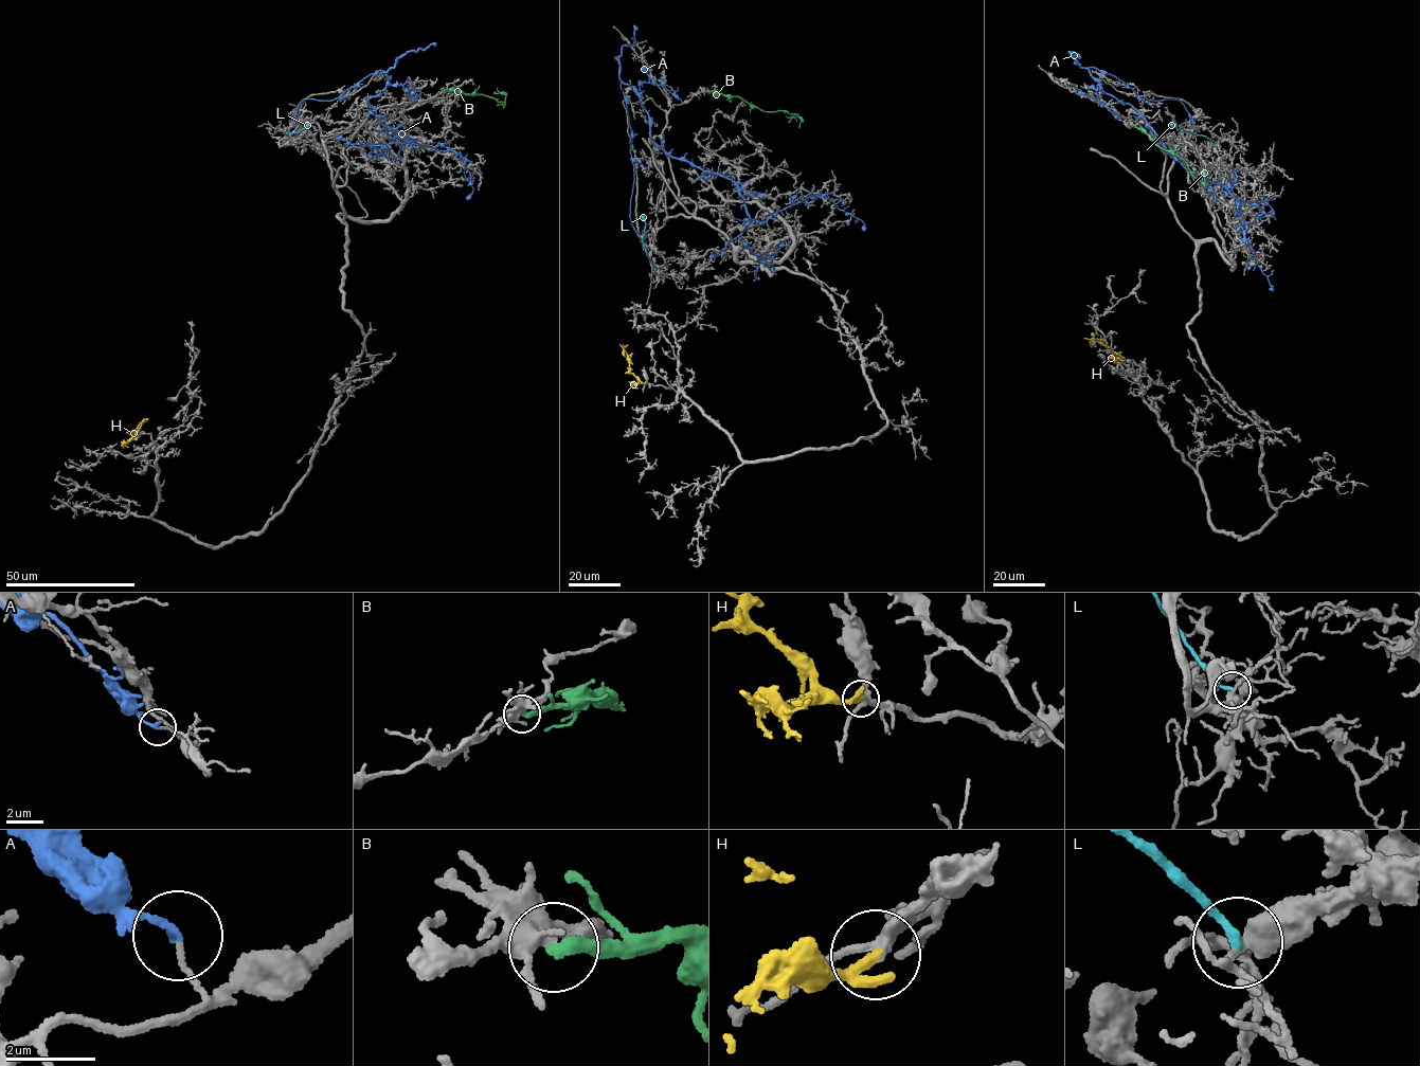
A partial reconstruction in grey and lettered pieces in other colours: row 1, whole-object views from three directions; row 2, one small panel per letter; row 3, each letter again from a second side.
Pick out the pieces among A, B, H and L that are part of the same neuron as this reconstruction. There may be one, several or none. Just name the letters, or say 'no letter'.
H

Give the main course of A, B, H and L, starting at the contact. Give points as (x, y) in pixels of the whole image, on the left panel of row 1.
A: (416, 101), (391, 84), (367, 102), (387, 128), (402, 134), (394, 142), (465, 159), (473, 190), (466, 199)
B: (444, 92), (455, 89), (505, 102), (505, 95), (498, 88)
H: (136, 438), (131, 433), (141, 426), (135, 436)
L: (286, 137), (286, 132), (298, 132), (309, 125)

